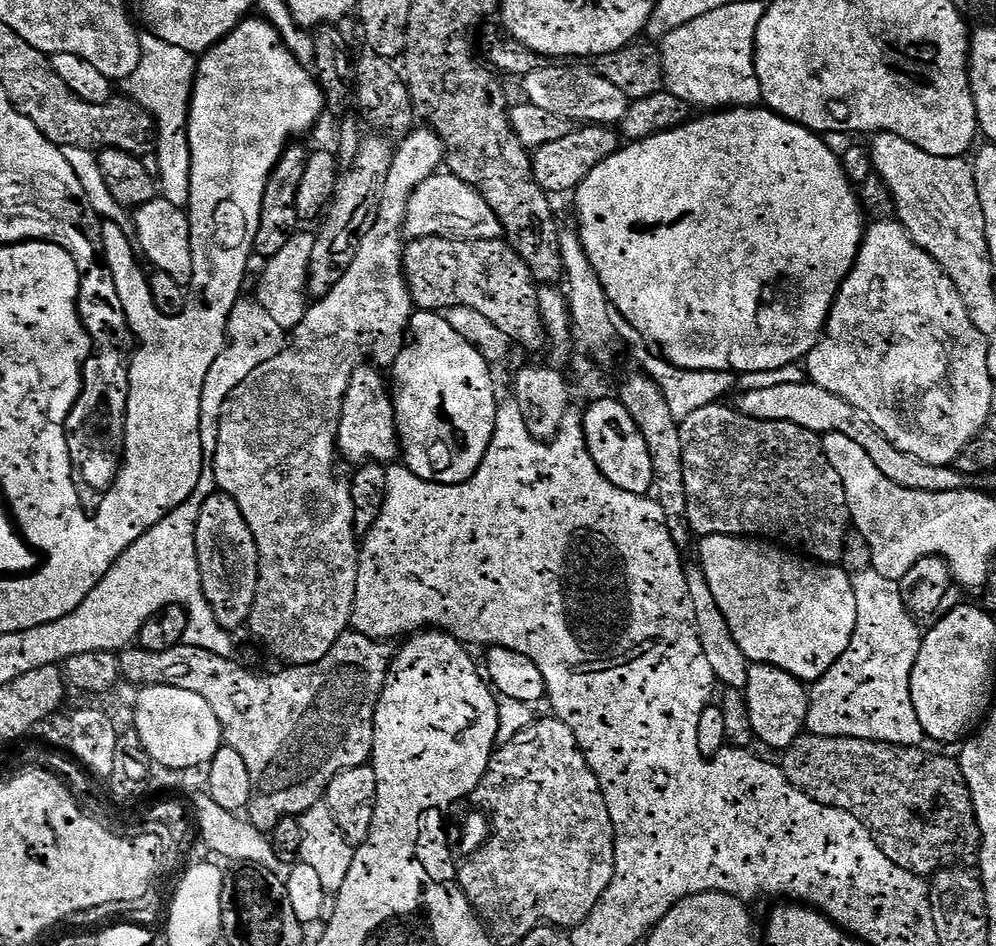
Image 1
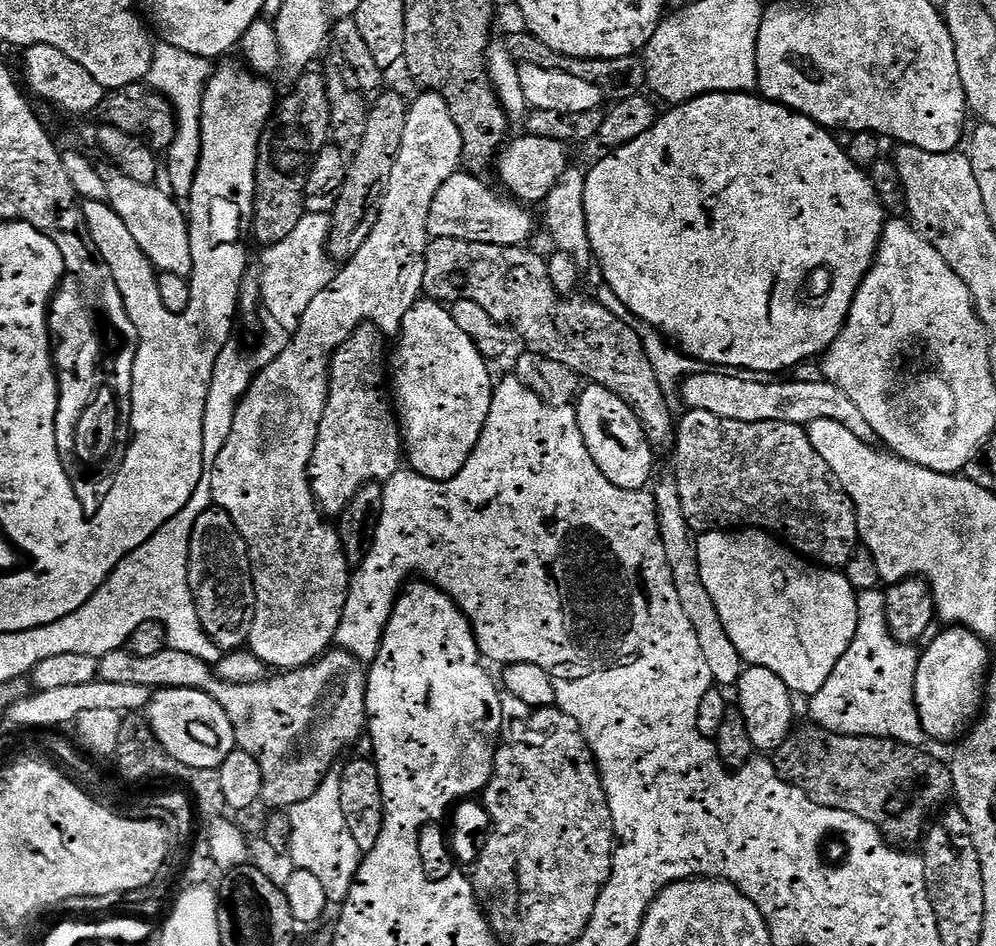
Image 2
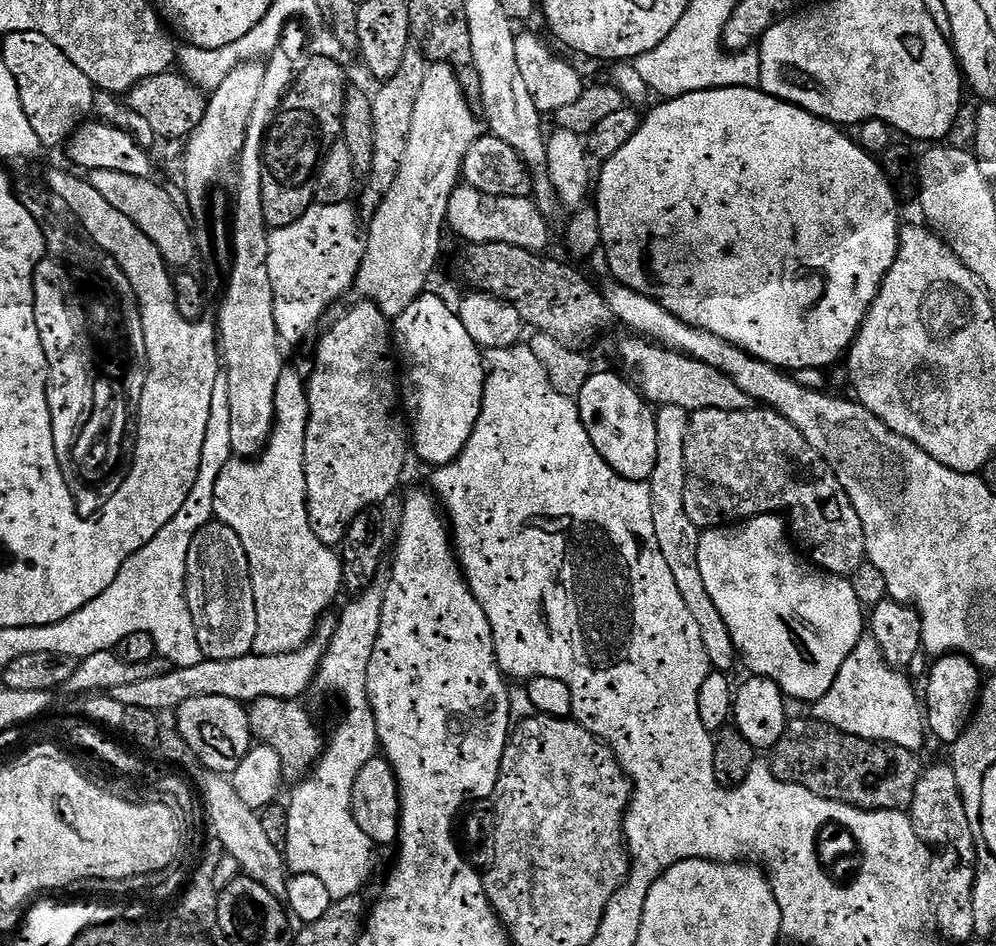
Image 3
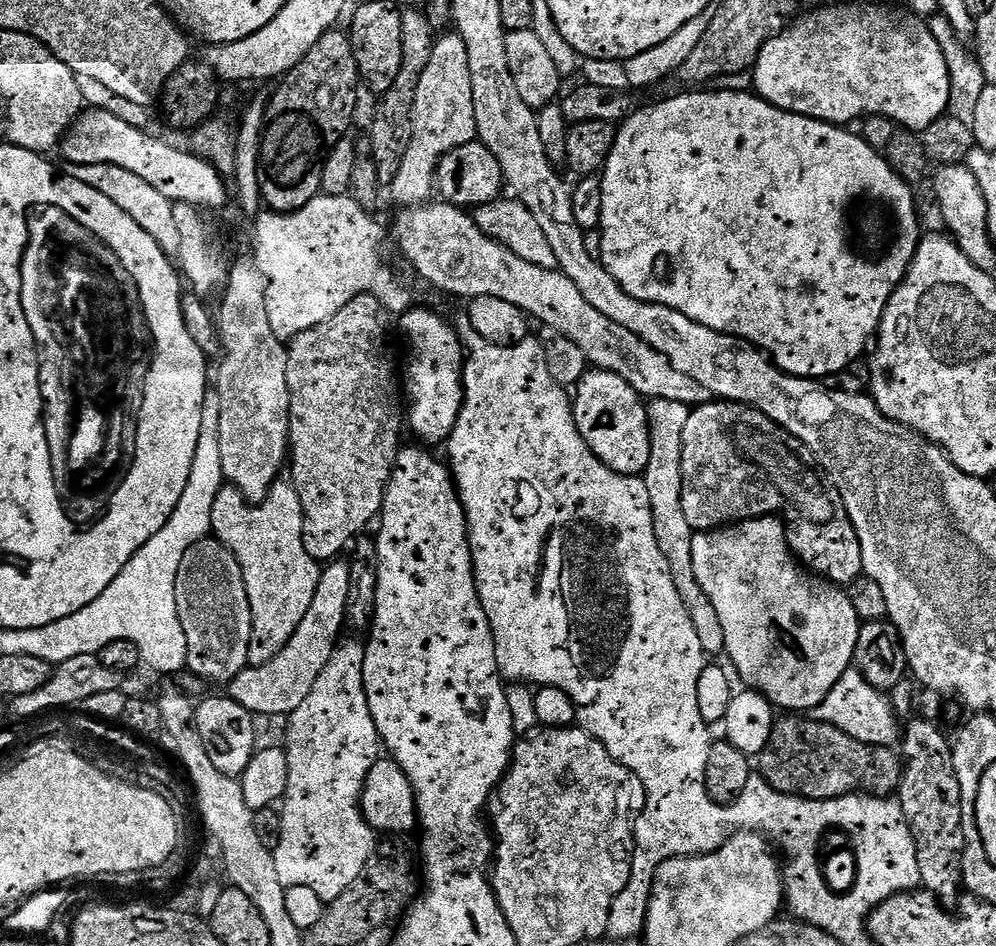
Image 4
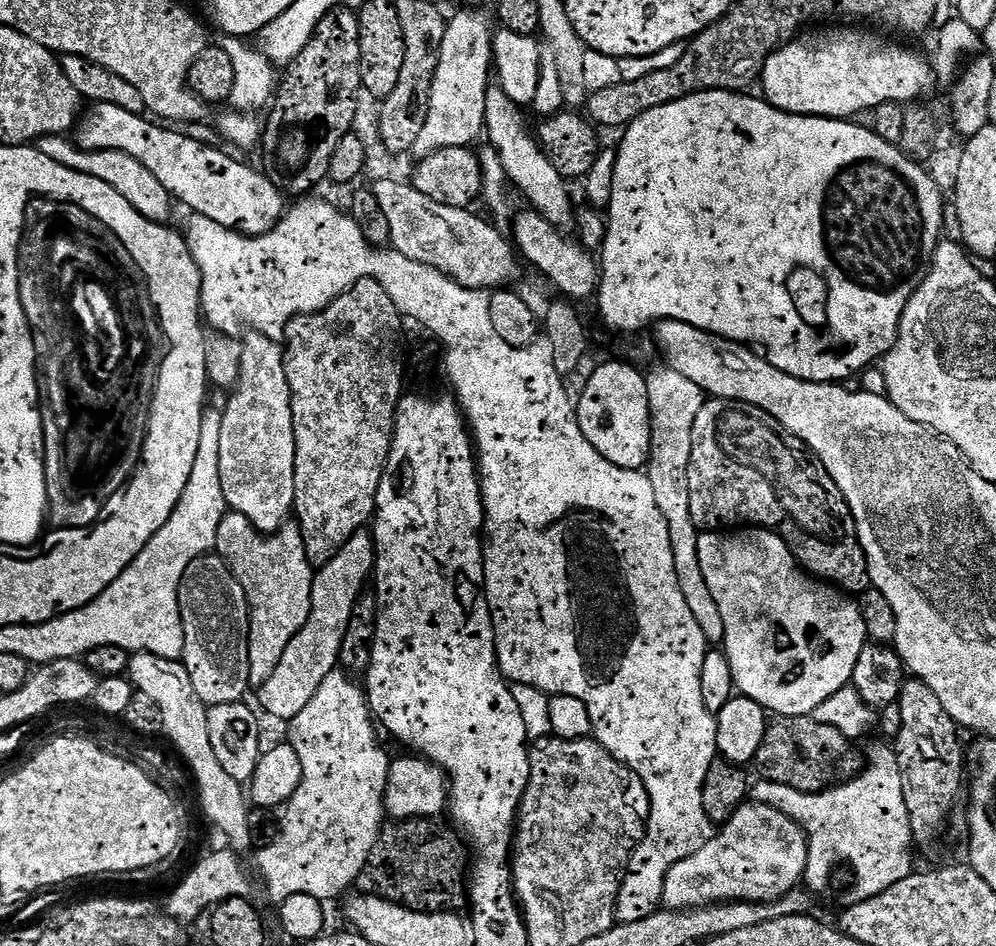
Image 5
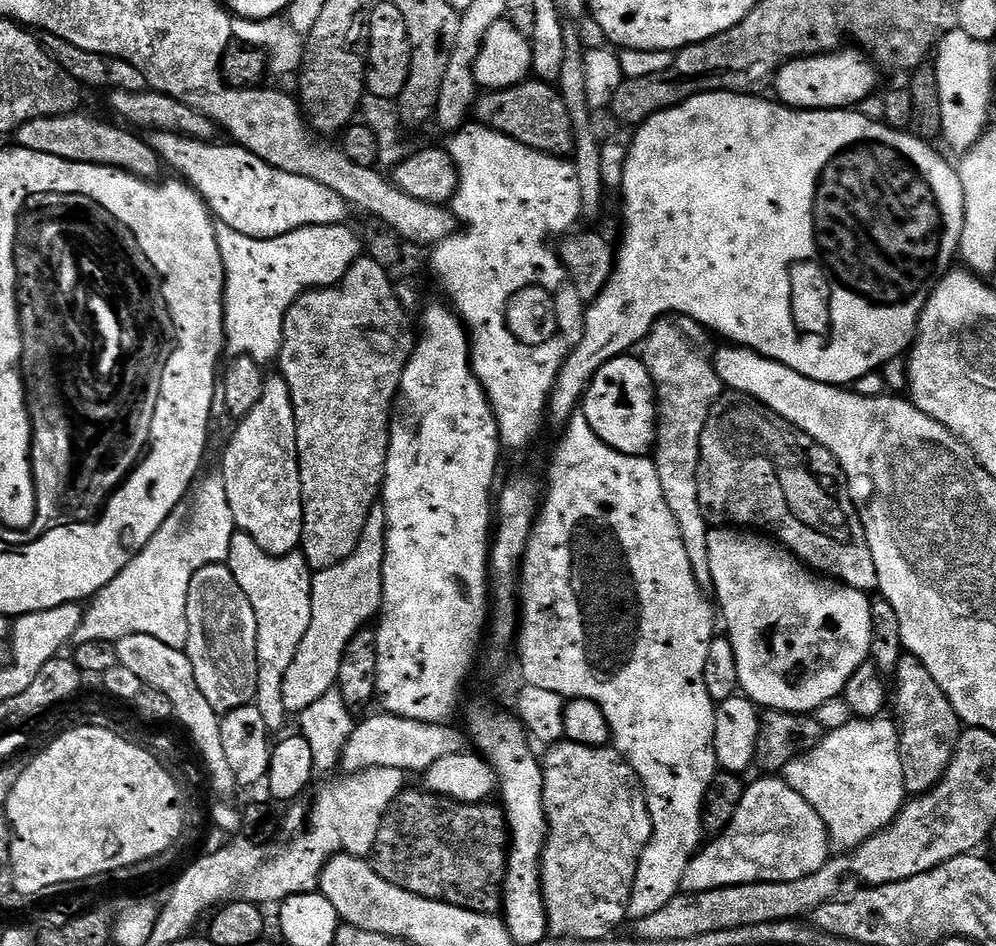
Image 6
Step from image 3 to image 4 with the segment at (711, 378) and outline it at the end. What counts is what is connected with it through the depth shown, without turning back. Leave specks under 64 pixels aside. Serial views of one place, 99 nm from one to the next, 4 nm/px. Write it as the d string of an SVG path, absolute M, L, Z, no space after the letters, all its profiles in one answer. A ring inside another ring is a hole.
M443 202L405 207L396 216L396 236L413 270L438 291L448 296L464 296L465 301L483 296L502 298L502 302L518 306L533 321L541 320L543 327L553 327L574 342L593 369L618 374L641 398L666 399L689 406L713 403L713 394L706 386L670 366L670 358L646 346L638 334L626 330L626 326L618 326L602 310L594 310L564 272L534 266L518 258L514 250L506 250L506 246L482 234L465 209Z

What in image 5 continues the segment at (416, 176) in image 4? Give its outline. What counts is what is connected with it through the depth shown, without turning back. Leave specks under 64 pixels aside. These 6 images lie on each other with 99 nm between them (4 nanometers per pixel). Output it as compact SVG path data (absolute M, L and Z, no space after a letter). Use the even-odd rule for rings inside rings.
M460 12L457 16L449 15L447 22L446 34L442 34L440 43L438 70L434 70L434 82L430 86L426 123L422 125L422 134L418 134L418 142L414 142L411 150L412 156L417 161L422 161L443 148L466 148L475 145L475 140L485 135L485 95L490 87L490 71L494 66L491 53L492 36L490 31L488 32L488 24L482 17L475 16L472 12Z

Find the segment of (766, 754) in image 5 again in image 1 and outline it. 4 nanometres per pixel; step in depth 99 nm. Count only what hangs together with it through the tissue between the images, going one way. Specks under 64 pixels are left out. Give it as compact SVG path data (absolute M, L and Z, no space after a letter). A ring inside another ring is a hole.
M801 734L789 748L783 749L782 756L784 756L784 761L782 761L782 767L789 782L798 790L806 793L811 800L838 810L847 810L850 814L854 814L854 818L861 820L868 828L869 834L878 842L882 854L886 854L886 858L890 858L890 862L902 866L902 870L910 870L916 876L931 878L941 868L955 865L957 863L956 856L962 855L967 848L975 849L980 839L980 831L976 825L976 815L970 798L970 790L964 780L964 775L960 773L959 763L953 757L951 760L948 756L935 756L932 752L924 751L923 747L907 748L897 744L883 744L877 740L863 740L862 738L850 738L849 736Z

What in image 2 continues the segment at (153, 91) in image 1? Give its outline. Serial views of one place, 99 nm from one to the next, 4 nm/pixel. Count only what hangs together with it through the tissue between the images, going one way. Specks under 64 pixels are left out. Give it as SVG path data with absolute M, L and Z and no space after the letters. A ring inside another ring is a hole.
M163 42L157 43L152 53L152 69L147 74L147 83L172 104L176 116L176 137L166 151L169 184L167 187L171 195L180 202L187 201L194 190L194 180L198 174L198 162L202 150L200 133L202 98L213 71L213 61L202 58L198 54L186 54L186 50L178 50Z

